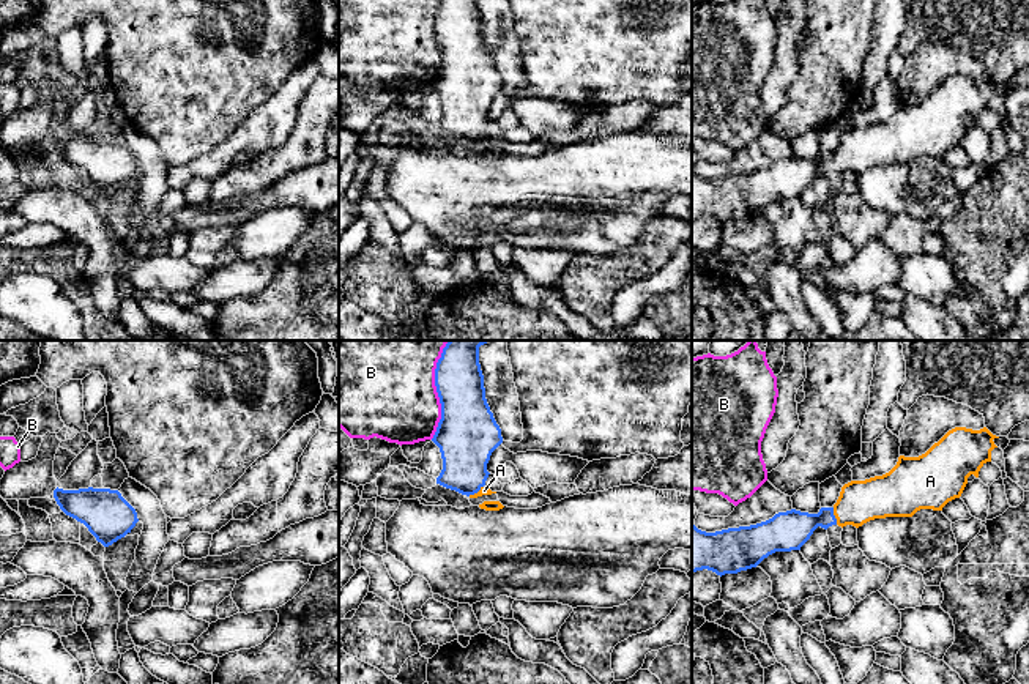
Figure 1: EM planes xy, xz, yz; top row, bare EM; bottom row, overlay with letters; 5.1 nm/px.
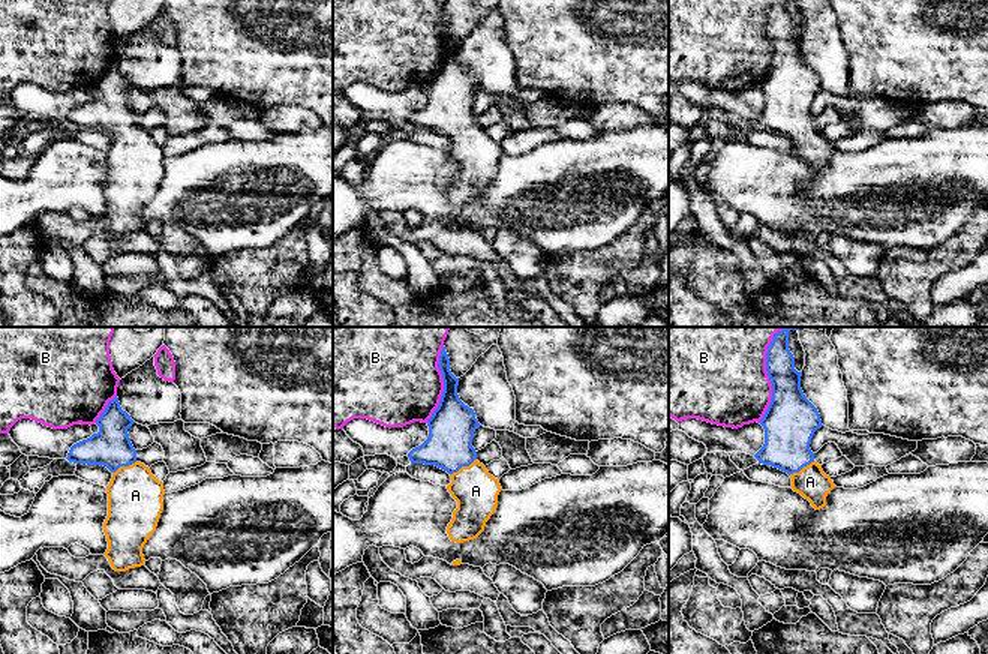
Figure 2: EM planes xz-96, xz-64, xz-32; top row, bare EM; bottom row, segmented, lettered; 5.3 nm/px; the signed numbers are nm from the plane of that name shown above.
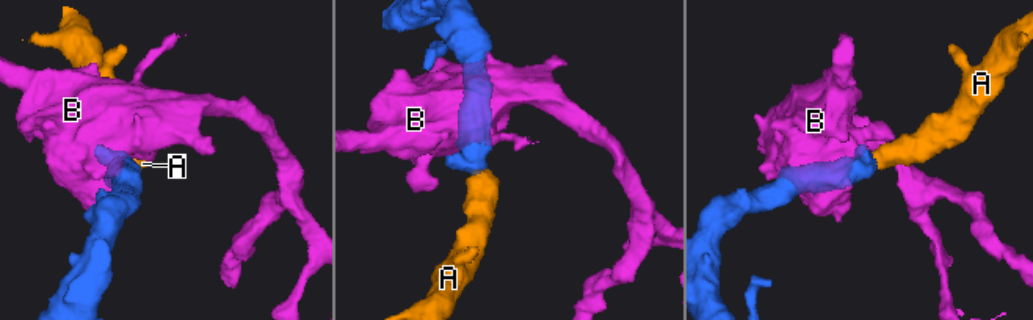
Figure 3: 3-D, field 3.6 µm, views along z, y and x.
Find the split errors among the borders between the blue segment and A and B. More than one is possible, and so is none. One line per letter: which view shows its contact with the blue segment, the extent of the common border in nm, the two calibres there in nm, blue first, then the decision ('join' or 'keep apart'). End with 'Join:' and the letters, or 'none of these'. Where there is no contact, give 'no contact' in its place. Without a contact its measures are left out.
A: yz | 90 nm | 200/220 nm | join
B: xz | 440 nm | 320/440 nm | keep apart
Join: A

